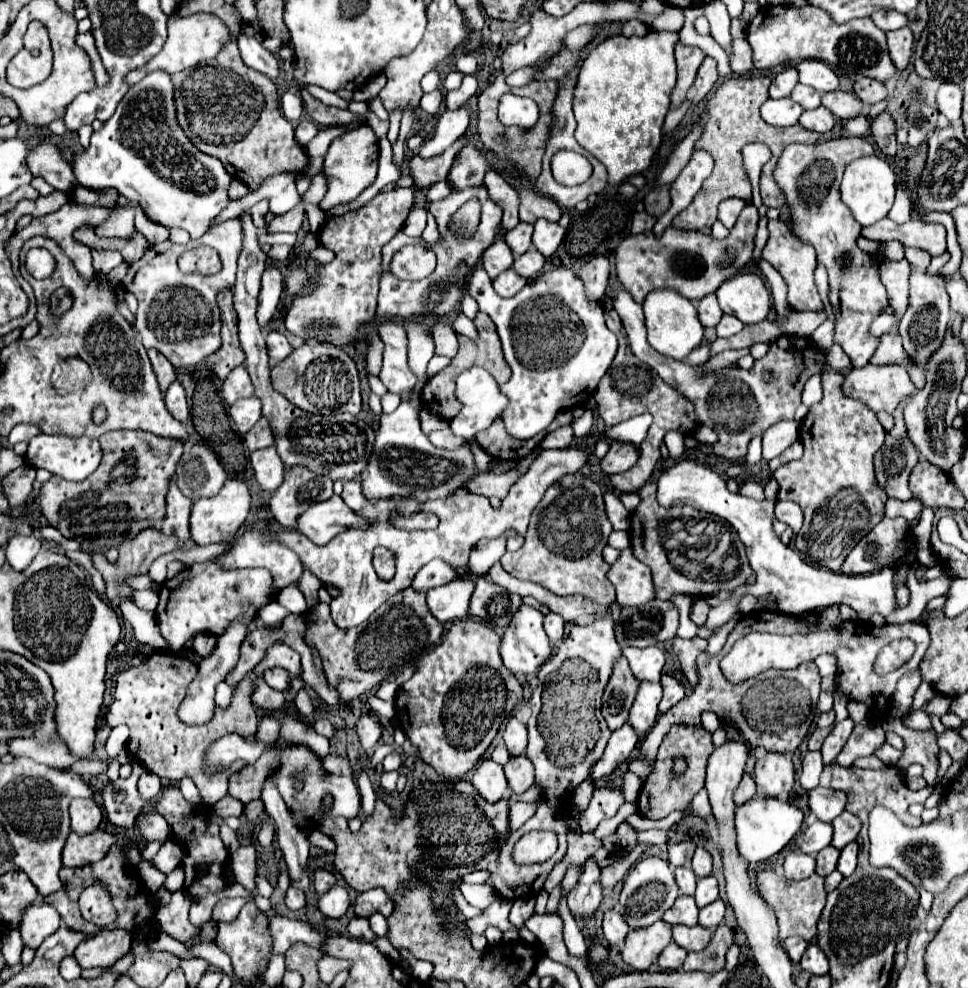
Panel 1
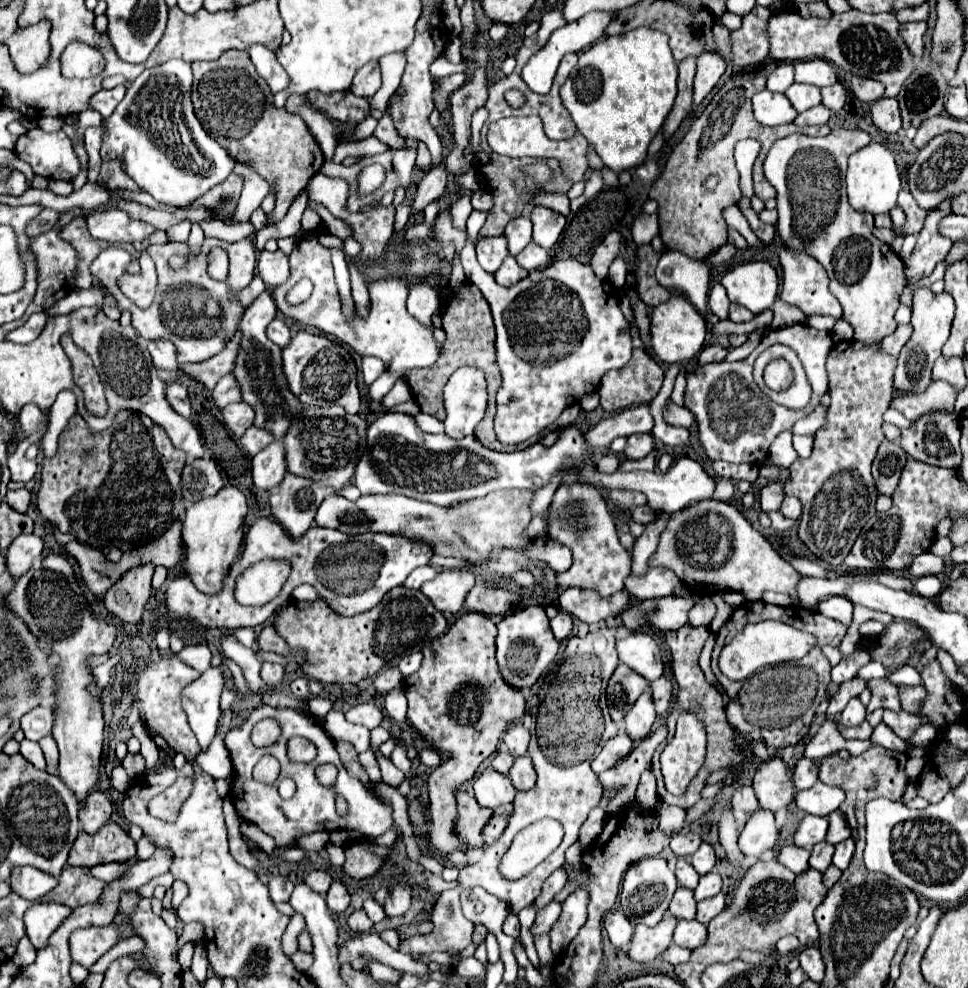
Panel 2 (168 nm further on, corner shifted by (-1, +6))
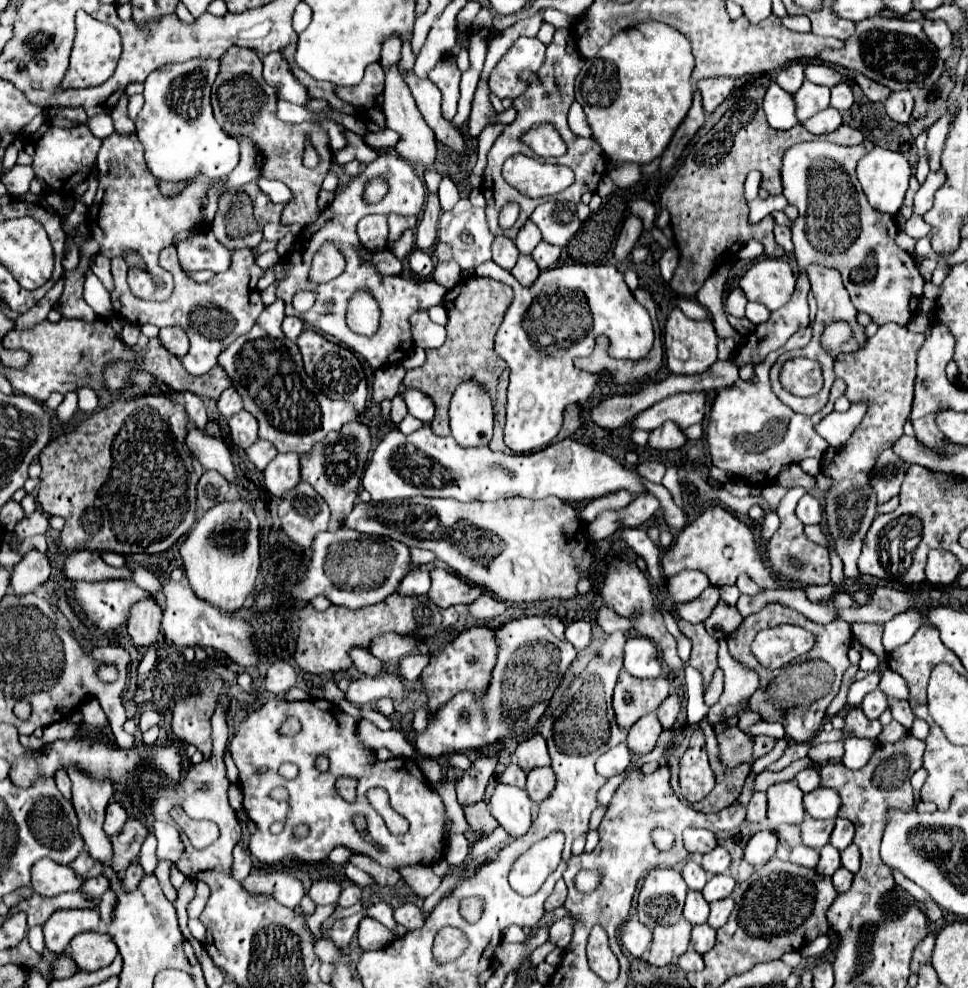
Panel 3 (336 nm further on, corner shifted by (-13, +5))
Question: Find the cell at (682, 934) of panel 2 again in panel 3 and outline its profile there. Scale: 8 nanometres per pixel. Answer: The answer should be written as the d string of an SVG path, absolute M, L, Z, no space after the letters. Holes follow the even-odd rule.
M707 923L695 925L691 931L691 945L697 953L707 953L715 945L715 929L709 927Z

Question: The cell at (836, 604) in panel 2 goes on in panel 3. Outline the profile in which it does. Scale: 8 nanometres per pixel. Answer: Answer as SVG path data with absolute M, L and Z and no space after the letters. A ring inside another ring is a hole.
M861 645L861 661L859 661L859 669L861 671L873 671L875 667L877 667L877 655L871 651L871 649L867 649L867 647L863 647Z

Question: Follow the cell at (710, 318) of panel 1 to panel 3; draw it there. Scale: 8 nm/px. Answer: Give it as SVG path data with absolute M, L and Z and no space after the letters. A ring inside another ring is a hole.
M735 287L725 297L725 311L733 317L743 317L745 315L745 303L747 303L747 299L743 297L743 291L739 287Z

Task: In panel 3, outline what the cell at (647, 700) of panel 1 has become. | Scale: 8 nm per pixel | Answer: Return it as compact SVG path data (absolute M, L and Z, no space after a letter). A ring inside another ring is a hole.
M655 713L643 715L631 729L629 729L629 737L627 737L627 745L635 755L645 755L649 753L655 745L657 739L661 735L663 727L659 725L659 719L655 717Z

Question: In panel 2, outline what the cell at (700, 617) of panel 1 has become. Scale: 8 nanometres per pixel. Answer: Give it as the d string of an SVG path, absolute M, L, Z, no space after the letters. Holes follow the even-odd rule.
M699 596L695 606L689 612L689 624L691 626L707 626L715 618L715 604L711 602L709 596Z

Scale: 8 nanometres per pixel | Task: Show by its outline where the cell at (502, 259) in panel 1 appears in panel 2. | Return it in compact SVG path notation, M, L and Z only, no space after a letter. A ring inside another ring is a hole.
M487 236L477 240L477 260L487 272L497 272L501 262L507 258L507 240L505 236Z

